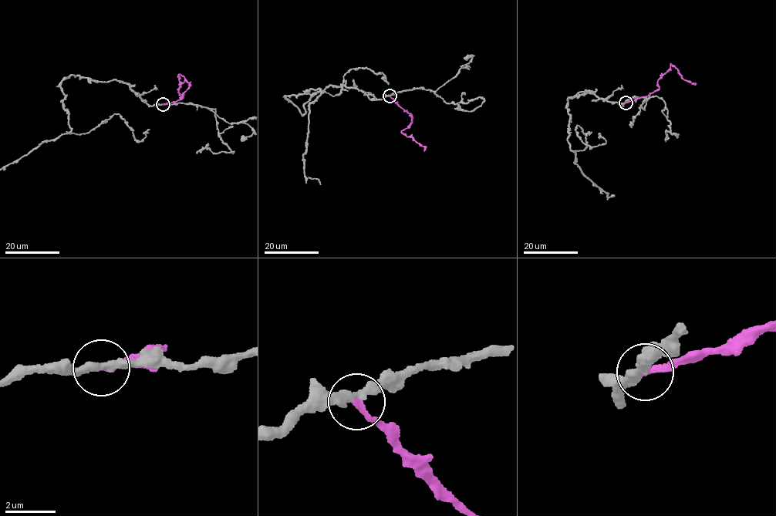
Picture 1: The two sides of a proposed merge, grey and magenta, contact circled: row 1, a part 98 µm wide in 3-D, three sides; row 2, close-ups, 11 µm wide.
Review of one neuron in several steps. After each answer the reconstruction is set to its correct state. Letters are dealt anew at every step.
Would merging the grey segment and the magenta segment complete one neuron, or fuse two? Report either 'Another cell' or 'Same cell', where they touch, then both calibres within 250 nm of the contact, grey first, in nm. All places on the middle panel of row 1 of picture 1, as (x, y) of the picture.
Same cell. Place: (389, 96). Thickness 320 nm (grey) against 240 nm

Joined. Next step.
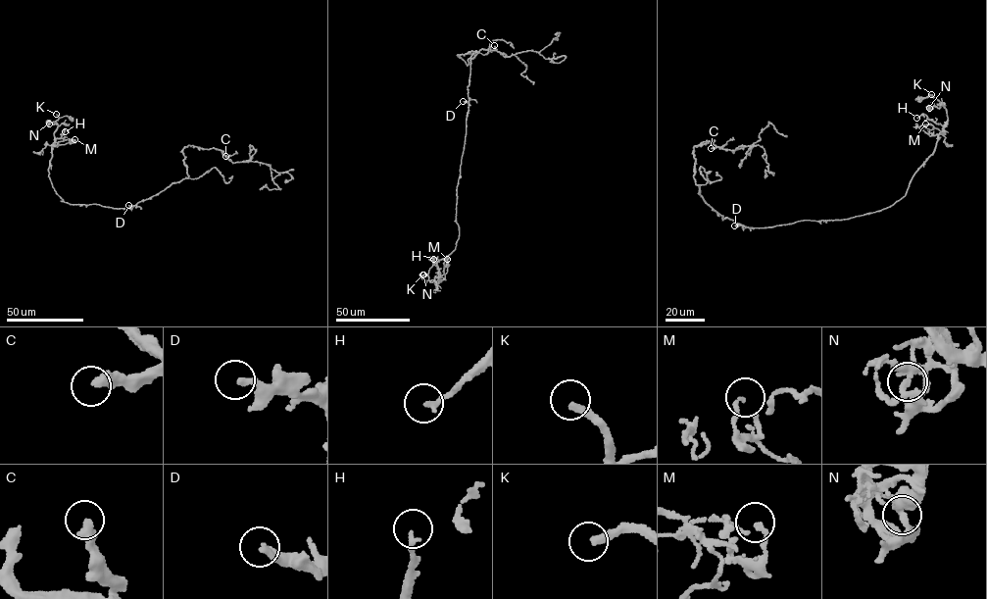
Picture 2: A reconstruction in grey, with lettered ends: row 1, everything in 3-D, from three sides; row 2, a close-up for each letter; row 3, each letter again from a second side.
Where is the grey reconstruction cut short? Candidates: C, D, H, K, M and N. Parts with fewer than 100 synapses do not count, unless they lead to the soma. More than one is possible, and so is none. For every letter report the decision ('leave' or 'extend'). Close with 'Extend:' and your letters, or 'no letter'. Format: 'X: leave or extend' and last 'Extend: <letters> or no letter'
C: leave
D: leave
H: leave
K: extend
M: leave
N: leave
Extend: K

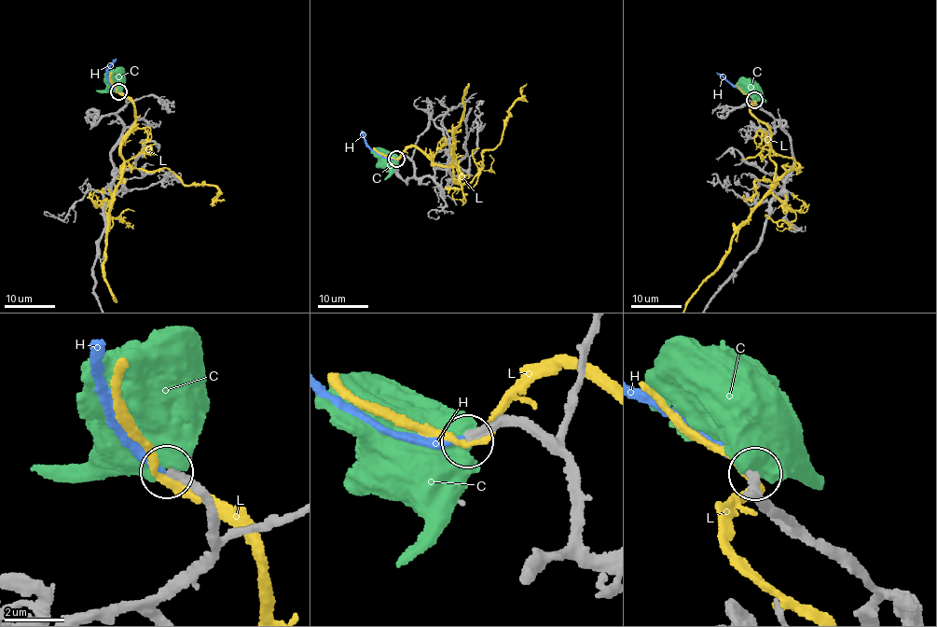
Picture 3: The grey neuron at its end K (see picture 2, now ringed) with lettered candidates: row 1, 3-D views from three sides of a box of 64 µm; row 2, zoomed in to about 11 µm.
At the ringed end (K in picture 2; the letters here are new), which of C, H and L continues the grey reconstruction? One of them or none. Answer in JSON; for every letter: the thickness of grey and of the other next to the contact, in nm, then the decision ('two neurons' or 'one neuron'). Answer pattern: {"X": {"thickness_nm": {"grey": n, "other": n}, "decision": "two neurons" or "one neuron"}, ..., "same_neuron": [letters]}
{"C": {"thickness_nm": {"grey": 320, "other": 850}, "decision": "two neurons"}, "H": {"thickness_nm": {"grey": 280, "other": 200}, "decision": "one neuron"}, "L": {"thickness_nm": {"grey": 380, "other": 280}, "decision": "two neurons"}, "same_neuron": ["H"]}

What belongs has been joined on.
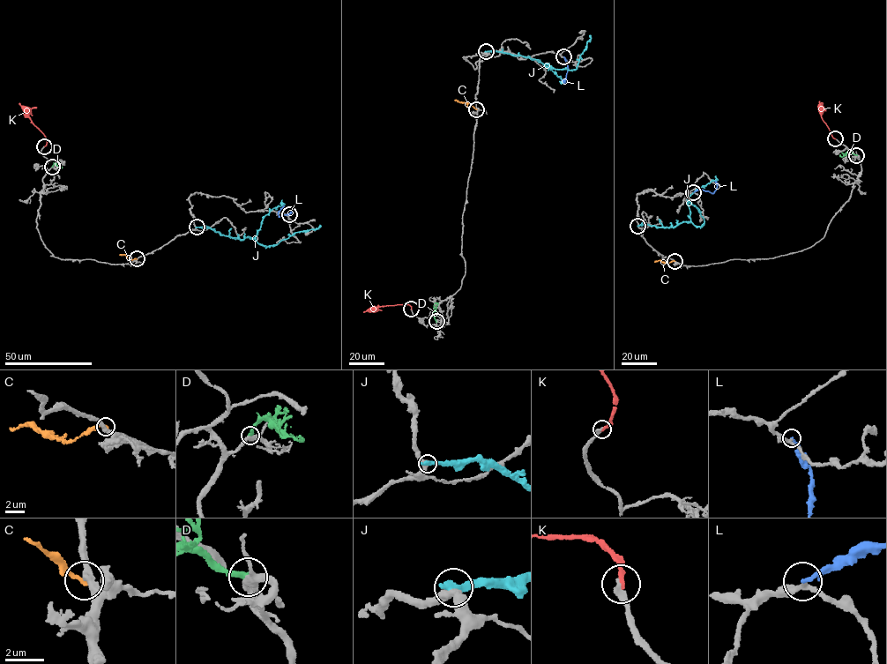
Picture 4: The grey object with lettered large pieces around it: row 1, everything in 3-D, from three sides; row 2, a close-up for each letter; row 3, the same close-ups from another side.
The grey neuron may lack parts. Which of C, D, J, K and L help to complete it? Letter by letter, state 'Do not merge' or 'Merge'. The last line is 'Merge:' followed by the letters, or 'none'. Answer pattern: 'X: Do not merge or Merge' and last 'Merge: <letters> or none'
C: Do not merge
D: Do not merge
J: Do not merge
K: Merge
L: Do not merge
Merge: K

